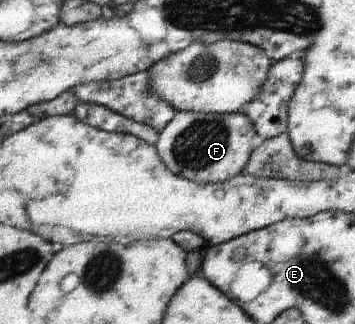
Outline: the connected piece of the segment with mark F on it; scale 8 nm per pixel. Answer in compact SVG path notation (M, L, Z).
M180 111L160 131L155 149L173 175L189 181L214 184L227 181L246 170L253 153L251 141L256 135L250 119L239 112L208 114Z

